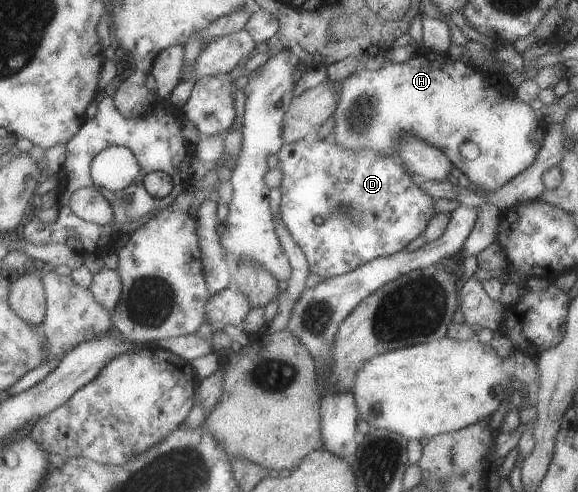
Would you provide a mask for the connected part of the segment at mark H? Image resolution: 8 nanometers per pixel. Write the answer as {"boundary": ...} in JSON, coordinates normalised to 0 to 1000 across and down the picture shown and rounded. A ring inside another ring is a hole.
{"boundary":[[[753,104],[727,116],[718,112],[704,128],[666,122],[654,142],[619,140],[593,167],[576,169],[590,181],[592,209],[587,209],[580,230],[583,260],[576,280],[590,299],[600,307],[642,303],[649,311],[673,315],[697,335],[687,311],[687,283],[694,283],[694,274],[715,274],[768,307],[789,352],[803,352],[832,388],[860,388],[908,343],[922,339],[919,331],[927,325],[943,283],[946,250],[941,236],[896,197],[893,181],[875,157],[867,148],[830,142],[813,126],[804,128]]]}

